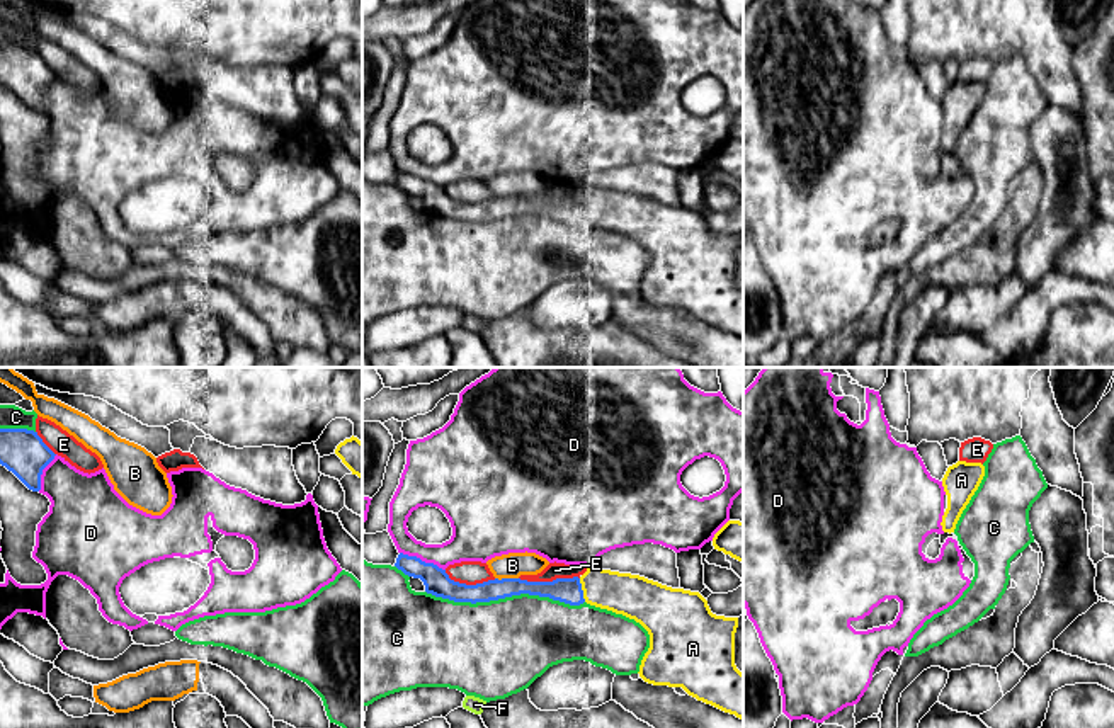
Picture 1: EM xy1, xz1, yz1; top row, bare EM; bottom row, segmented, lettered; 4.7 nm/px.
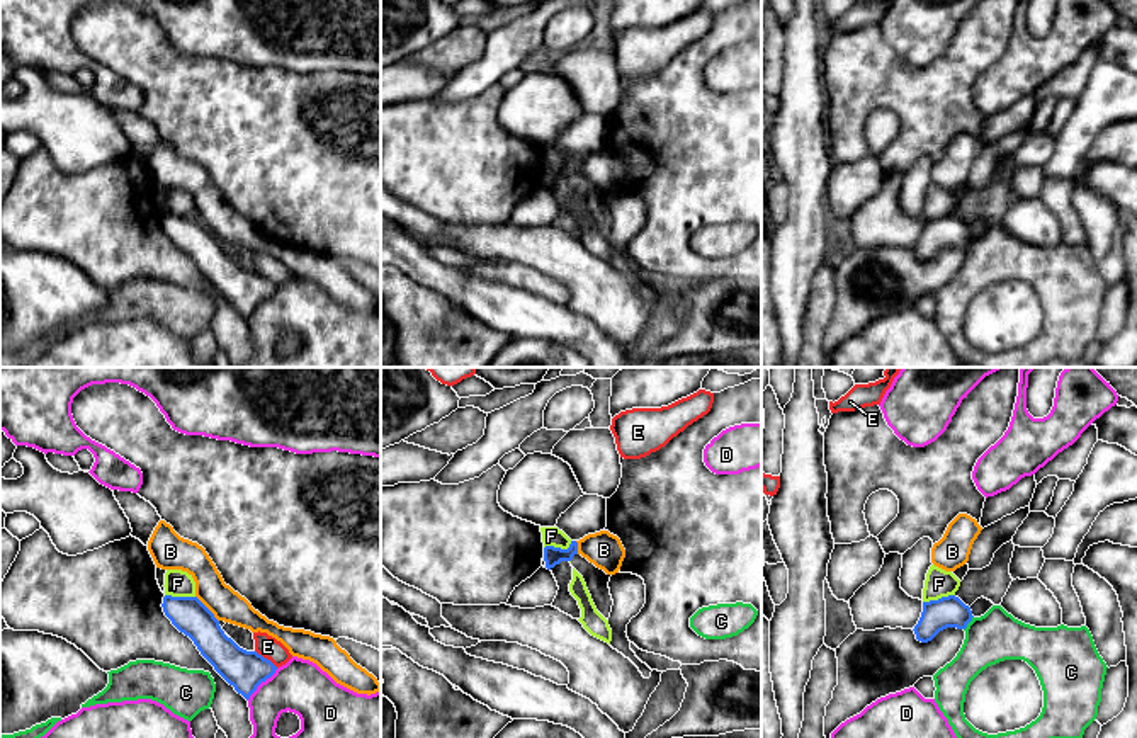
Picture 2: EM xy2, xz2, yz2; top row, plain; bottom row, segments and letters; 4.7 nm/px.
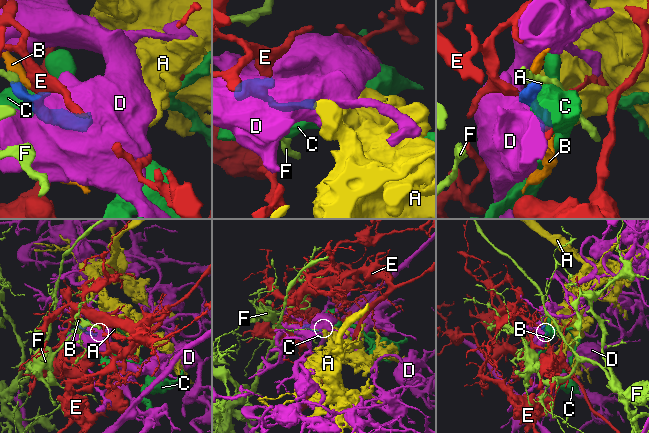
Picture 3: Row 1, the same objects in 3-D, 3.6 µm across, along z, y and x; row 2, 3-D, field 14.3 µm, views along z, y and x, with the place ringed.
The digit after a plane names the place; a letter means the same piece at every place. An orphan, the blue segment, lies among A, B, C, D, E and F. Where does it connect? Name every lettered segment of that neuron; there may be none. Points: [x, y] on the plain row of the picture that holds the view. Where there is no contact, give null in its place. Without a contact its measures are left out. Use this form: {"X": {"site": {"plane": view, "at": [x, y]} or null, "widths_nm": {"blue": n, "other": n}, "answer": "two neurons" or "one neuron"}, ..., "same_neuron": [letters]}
{"A": {"site": {"plane": "xz1", "at": [582, 210]}, "widths_nm": {"blue": 120, "other": 200}, "answer": "one neuron"}, "B": {"site": {"plane": "xy2", "at": [208, 228]}, "widths_nm": {"blue": 170, "other": 150}, "answer": "two neurons"}, "C": {"site": {"plane": "xz1", "at": [505, 215]}, "widths_nm": {"blue": 100, "other": 440}, "answer": "two neurons"}, "D": {"site": {"plane": "xz1", "at": [420, 179]}, "widths_nm": {"blue": 120, "other": 190}, "answer": "two neurons"}, "E": {"site": {"plane": "xz1", "at": [550, 201]}, "widths_nm": {"blue": 120, "other": 80}, "answer": "two neurons"}, "F": {"site": {"plane": "yz2", "at": [939, 218]}, "widths_nm": {"blue": 150, "other": 130}, "answer": "two neurons"}, "same_neuron": ["A"]}

